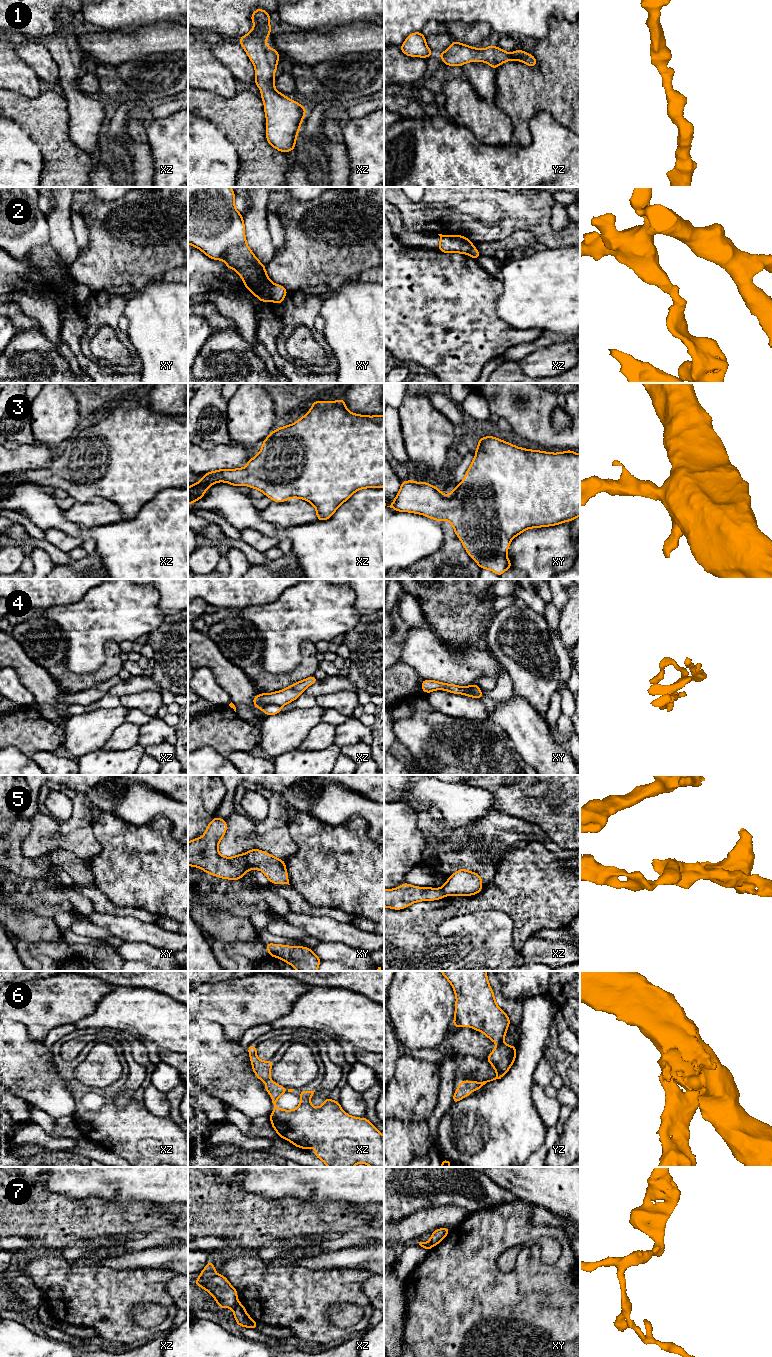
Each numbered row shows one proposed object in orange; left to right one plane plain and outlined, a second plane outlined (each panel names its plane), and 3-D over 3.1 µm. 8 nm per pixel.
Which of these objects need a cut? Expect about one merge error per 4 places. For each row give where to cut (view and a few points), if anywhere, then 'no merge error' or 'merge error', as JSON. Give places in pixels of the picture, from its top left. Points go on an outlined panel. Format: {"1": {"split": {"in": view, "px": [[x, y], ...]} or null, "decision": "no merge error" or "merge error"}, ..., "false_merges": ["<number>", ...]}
{"1": {"split": null, "decision": "no merge error"}, "2": {"split": {"in": "xy", "px": [[274, 284], [269, 300]]}, "decision": "merge error"}, "3": {"split": null, "decision": "no merge error"}, "4": {"split": {"in": "xz", "px": [[280, 706], [266, 704], [262, 708]]}, "decision": "merge error"}, "5": {"split": {"in": "xy", "px": [[245, 853], [250, 868]]}, "decision": "merge error"}, "6": {"split": null, "decision": "no merge error"}, "7": {"split": {"in": "xz", "px": [[238, 1302], [233, 1309]]}, "decision": "merge error"}, "false_merges": ["2", "4", "5", "7"]}

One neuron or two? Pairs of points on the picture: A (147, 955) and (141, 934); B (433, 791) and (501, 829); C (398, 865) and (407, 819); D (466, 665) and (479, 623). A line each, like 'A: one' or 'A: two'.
A: two
B: two
C: one
D: two

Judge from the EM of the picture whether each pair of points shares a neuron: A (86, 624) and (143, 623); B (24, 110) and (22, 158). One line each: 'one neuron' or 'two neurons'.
A: one neuron
B: two neurons

